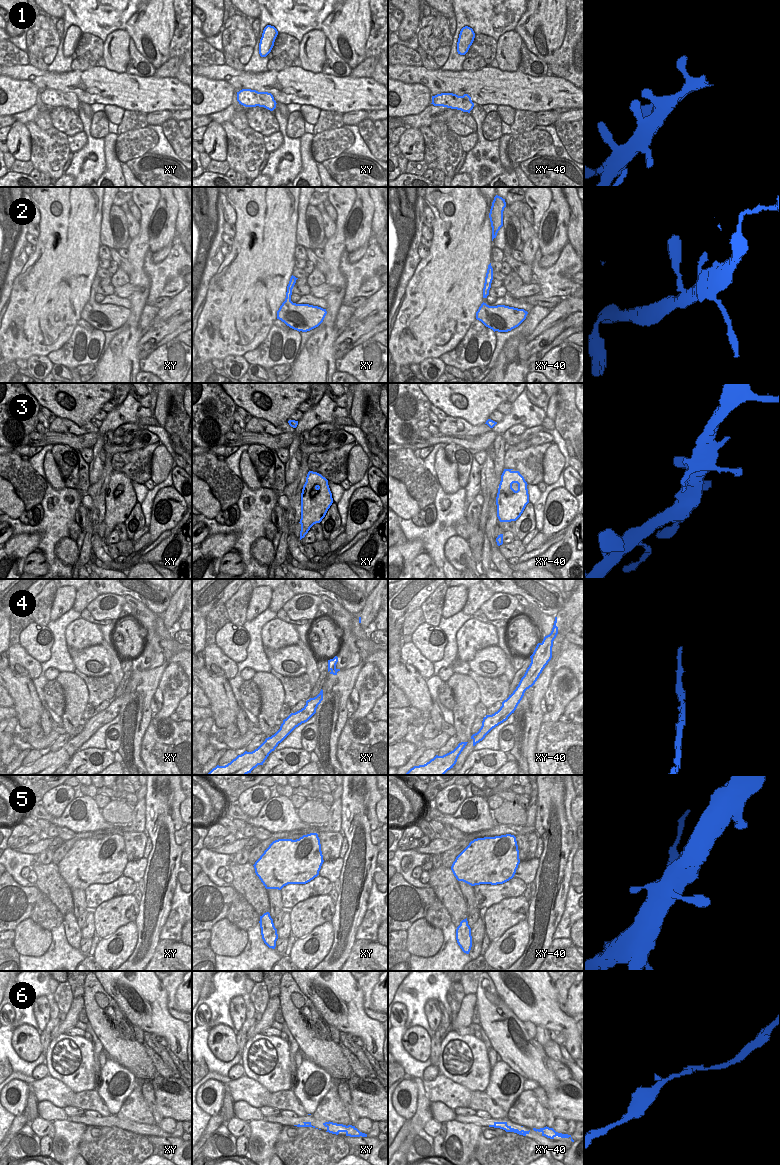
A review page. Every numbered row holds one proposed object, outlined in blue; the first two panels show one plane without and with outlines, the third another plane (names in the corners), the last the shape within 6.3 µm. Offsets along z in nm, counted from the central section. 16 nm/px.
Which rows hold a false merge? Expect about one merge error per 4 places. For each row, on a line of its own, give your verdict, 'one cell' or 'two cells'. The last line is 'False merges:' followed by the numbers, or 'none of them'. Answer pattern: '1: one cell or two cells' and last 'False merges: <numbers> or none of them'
1: one cell
2: one cell
3: one cell
4: one cell
5: two cells
6: one cell
False merges: 5

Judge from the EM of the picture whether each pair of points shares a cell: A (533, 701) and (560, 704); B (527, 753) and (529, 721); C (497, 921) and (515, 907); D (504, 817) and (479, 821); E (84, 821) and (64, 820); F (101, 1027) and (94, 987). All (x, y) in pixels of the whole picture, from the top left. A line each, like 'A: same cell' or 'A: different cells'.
A: different cells
B: same cell
C: same cell
D: different cells
E: same cell
F: same cell

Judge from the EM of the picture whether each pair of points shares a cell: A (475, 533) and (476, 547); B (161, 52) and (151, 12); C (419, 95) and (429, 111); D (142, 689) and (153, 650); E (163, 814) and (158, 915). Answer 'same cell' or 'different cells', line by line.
A: same cell
B: same cell
C: different cells
D: same cell
E: same cell

